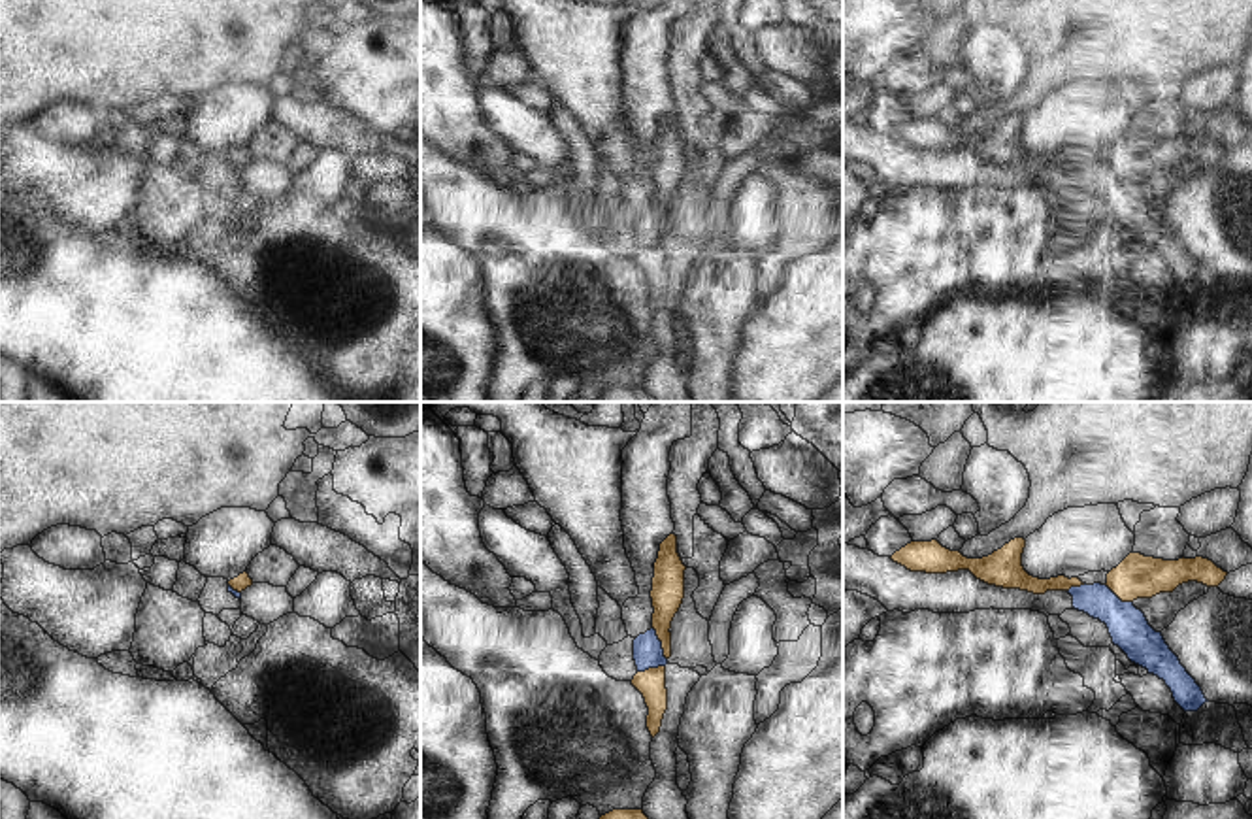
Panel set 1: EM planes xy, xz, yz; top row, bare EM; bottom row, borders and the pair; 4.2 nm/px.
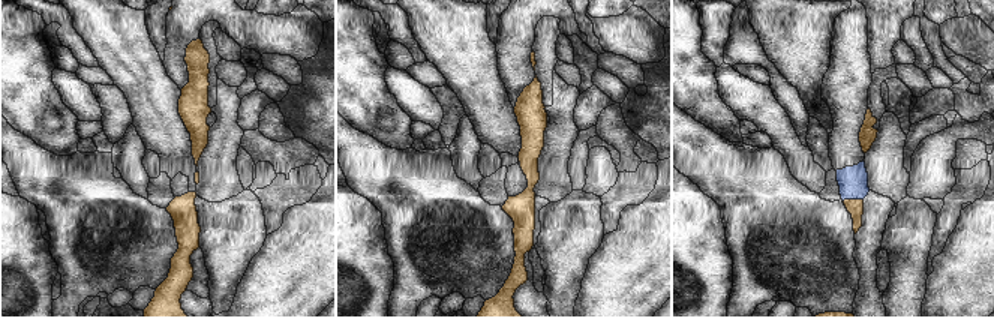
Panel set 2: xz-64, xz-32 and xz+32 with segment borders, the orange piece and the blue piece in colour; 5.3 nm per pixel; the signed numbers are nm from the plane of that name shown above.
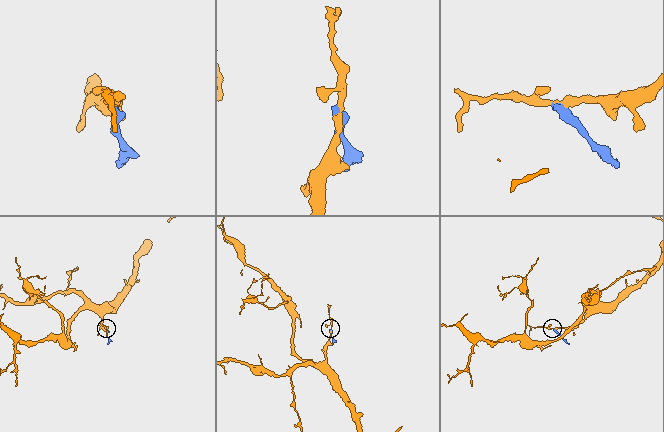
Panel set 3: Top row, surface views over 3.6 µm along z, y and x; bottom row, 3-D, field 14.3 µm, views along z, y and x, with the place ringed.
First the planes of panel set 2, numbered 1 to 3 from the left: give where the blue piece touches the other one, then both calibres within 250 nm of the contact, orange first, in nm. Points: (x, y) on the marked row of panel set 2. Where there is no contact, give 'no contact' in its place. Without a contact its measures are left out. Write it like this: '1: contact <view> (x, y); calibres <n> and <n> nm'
1: no contact
2: no contact
3: contact xz+32 (852, 200); calibres 90 and 160 nm

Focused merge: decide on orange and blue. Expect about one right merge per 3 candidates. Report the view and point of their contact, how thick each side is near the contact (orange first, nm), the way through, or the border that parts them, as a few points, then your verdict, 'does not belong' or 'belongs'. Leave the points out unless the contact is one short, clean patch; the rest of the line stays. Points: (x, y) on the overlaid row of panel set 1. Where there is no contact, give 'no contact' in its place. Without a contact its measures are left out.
contact xz (662, 644); calibres 140 and 130 nm; border xz (653, 627), (666, 659); does not belong

